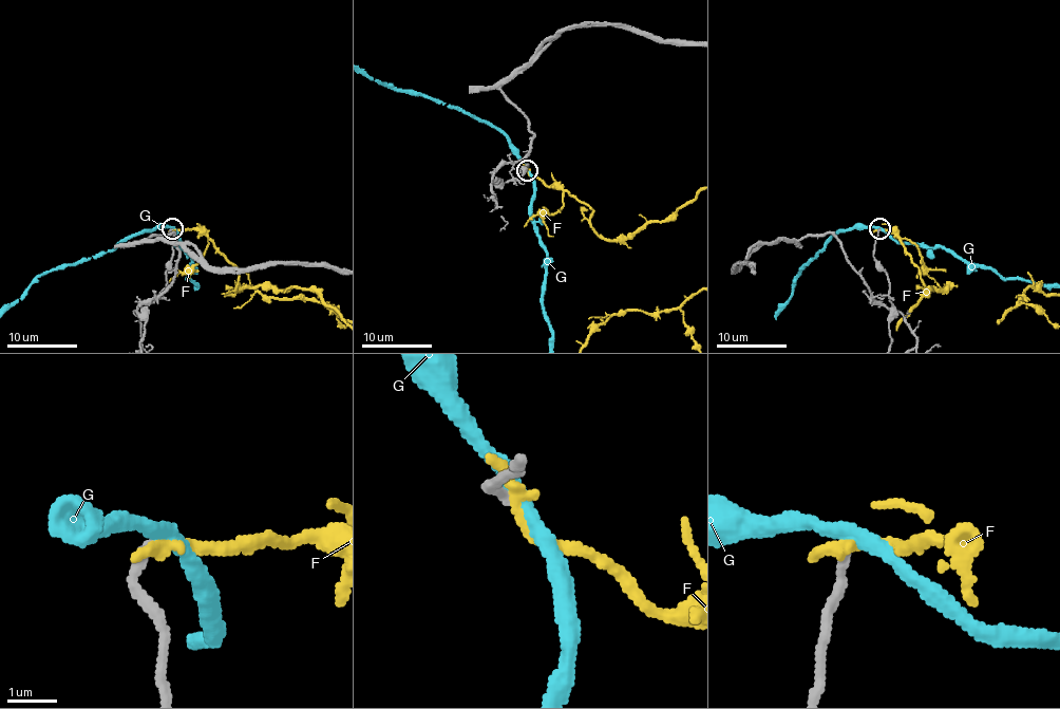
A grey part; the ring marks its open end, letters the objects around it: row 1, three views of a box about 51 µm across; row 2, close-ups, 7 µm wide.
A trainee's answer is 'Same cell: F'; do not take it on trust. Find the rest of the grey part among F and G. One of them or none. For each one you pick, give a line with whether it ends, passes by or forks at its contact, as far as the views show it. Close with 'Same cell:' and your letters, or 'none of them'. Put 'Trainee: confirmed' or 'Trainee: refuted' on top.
Trainee: refuted
Same cell: none of them

